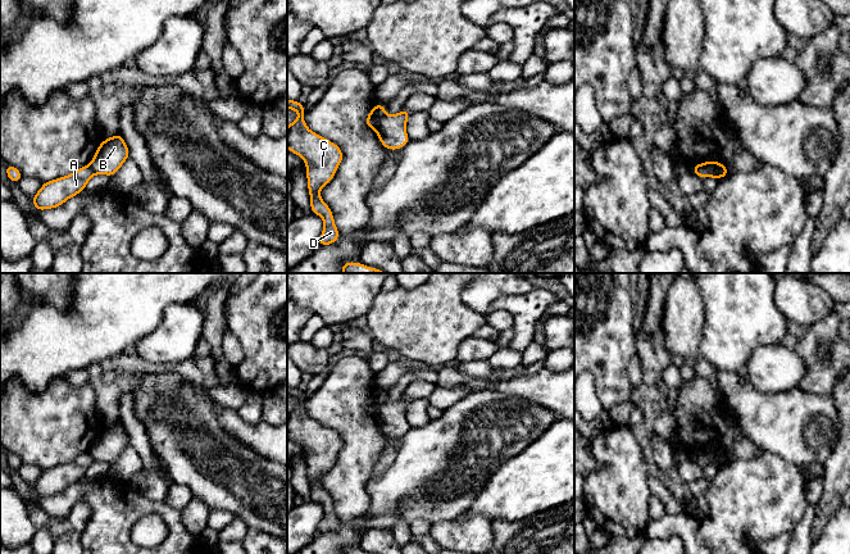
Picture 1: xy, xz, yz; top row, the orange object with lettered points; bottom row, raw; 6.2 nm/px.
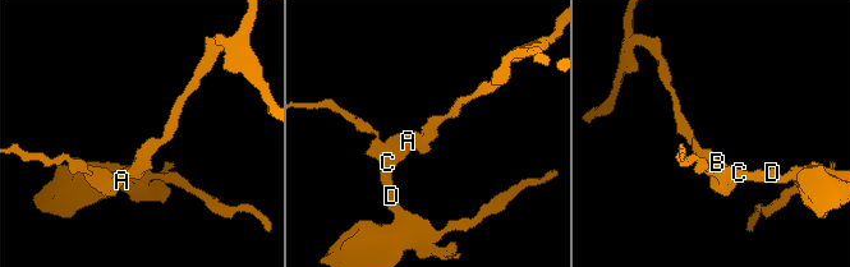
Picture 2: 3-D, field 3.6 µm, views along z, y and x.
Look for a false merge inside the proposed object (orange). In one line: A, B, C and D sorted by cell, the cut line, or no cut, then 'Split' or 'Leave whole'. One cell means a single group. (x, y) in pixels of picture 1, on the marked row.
Groups: A C D / B. Split along yz (703, 163), (719, 177). Split

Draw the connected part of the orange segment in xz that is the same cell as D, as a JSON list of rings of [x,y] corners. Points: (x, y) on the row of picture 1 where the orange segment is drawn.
[[[287,99],[287,109],[299,112],[299,117],[287,126],[287,149],[304,159],[306,164],[310,212],[322,217],[324,230],[318,239],[319,246],[335,244],[340,232],[331,208],[322,200],[319,191],[329,183],[344,160],[342,150],[332,141],[310,131],[305,122],[304,104]]]

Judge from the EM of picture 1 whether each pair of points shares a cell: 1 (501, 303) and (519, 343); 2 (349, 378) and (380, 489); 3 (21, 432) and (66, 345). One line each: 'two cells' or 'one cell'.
1: one cell
2: two cells
3: two cells

